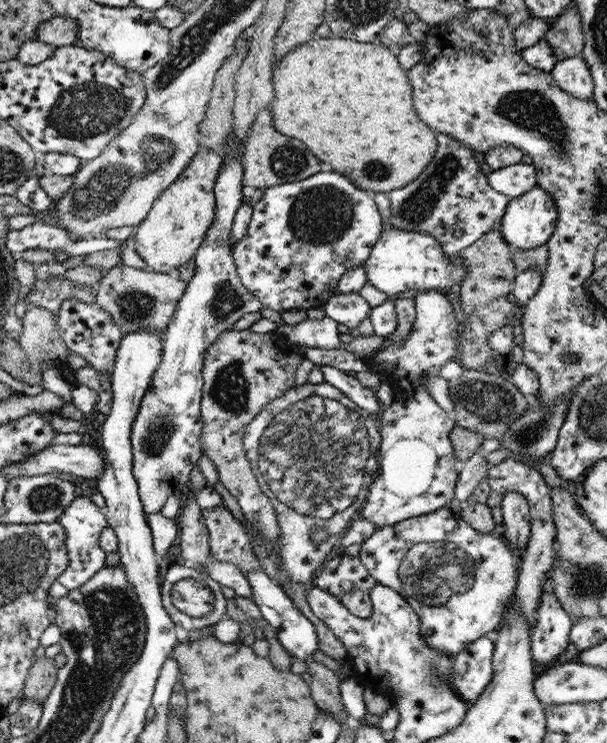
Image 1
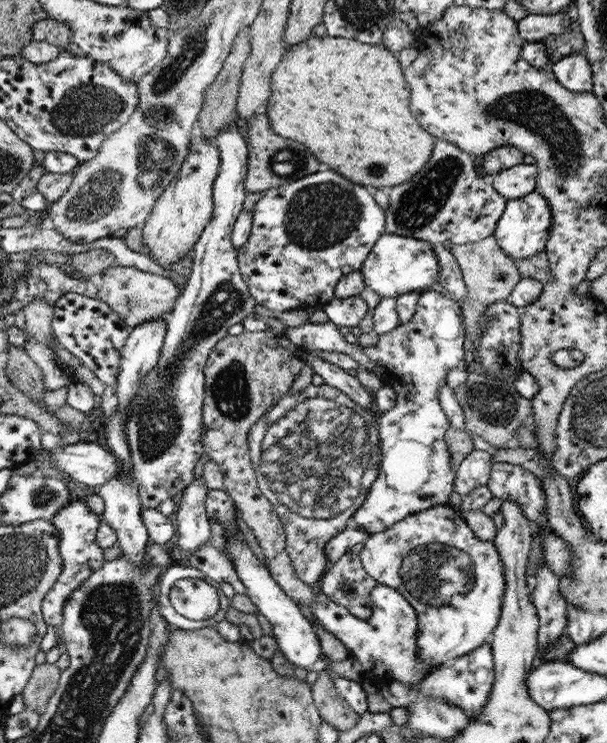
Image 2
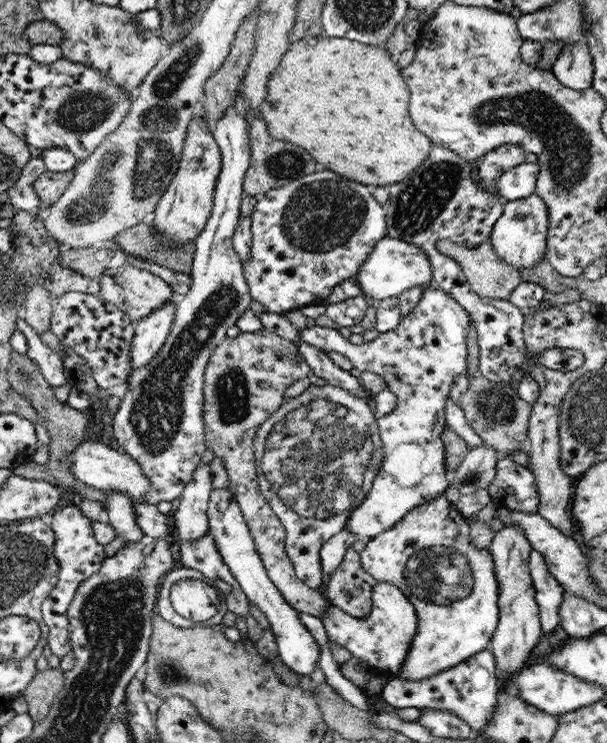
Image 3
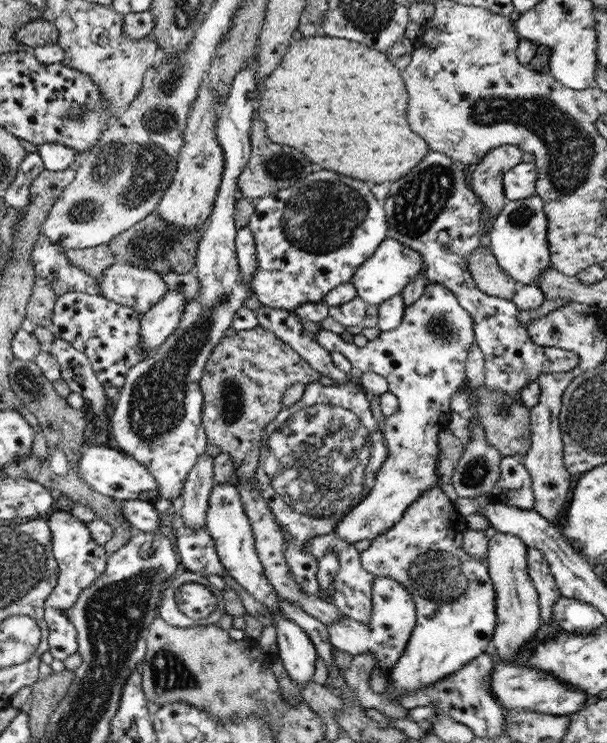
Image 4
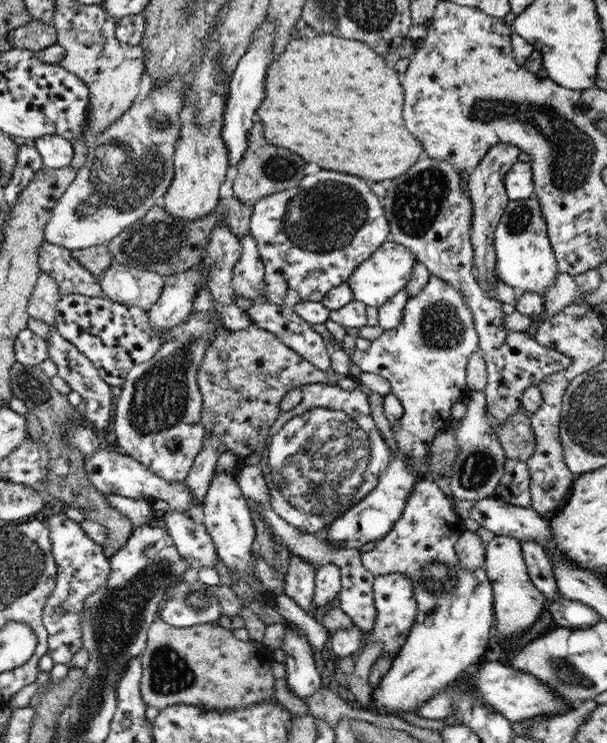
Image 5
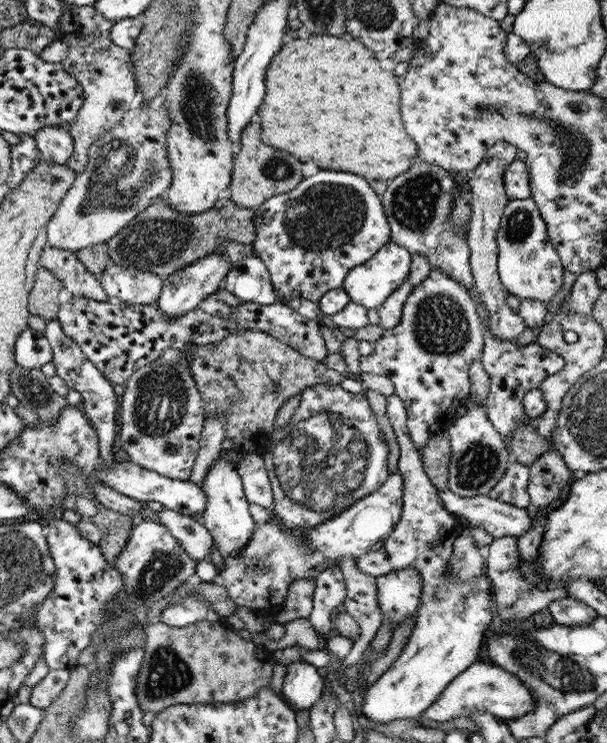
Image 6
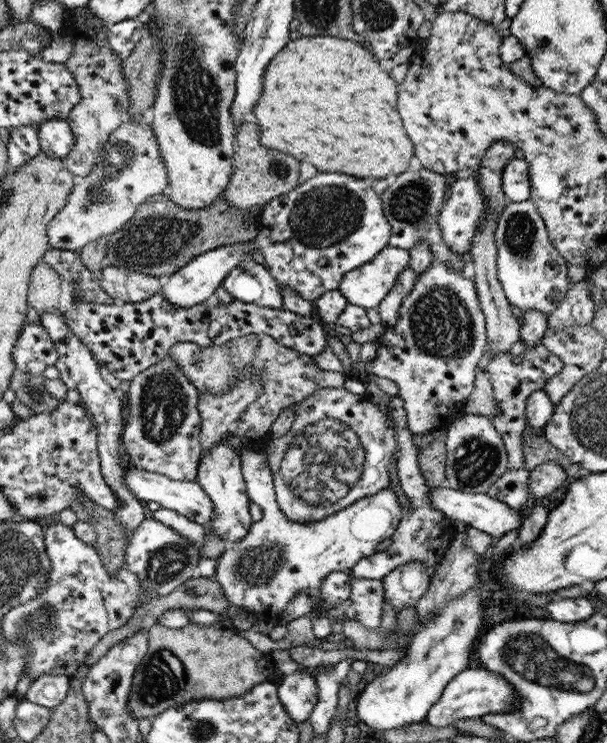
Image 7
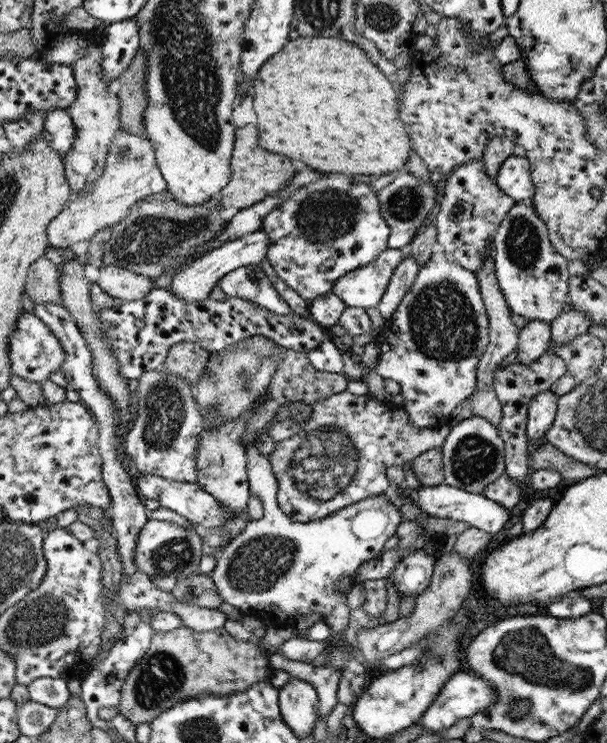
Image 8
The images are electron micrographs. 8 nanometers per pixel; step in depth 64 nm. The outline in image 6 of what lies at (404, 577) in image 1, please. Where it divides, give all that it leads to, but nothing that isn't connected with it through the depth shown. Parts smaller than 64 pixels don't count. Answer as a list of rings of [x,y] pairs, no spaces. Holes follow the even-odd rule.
[[[395,394],[390,395],[387,397],[387,405],[386,405],[386,414],[388,414],[390,423],[397,429],[396,440],[398,441],[400,447],[400,457],[398,461],[397,471],[401,474],[401,477],[404,481],[404,488],[403,488],[403,509],[401,512],[401,519],[399,523],[393,528],[392,534],[384,541],[384,545],[374,552],[367,552],[364,556],[360,556],[357,558],[356,566],[360,572],[364,574],[368,574],[370,576],[384,576],[392,571],[402,570],[403,568],[414,567],[420,573],[422,582],[423,582],[423,592],[421,593],[421,605],[417,609],[416,612],[416,622],[414,628],[411,632],[411,635],[406,642],[400,657],[387,672],[384,672],[374,684],[370,685],[366,689],[366,694],[364,695],[364,700],[362,704],[362,721],[365,722],[392,722],[393,720],[406,720],[406,719],[414,719],[418,718],[419,716],[424,715],[424,711],[432,705],[432,703],[436,702],[440,697],[440,694],[448,687],[448,684],[452,683],[452,680],[456,678],[456,676],[465,672],[472,664],[478,662],[481,658],[481,653],[483,651],[482,644],[484,644],[484,636],[486,636],[486,630],[488,630],[489,625],[492,622],[493,611],[491,610],[492,601],[490,599],[490,579],[486,579],[484,576],[484,572],[481,573],[479,576],[474,577],[472,580],[465,580],[464,582],[453,582],[451,580],[451,576],[449,576],[449,558],[452,554],[453,549],[453,542],[465,531],[467,525],[463,522],[460,518],[456,517],[455,515],[451,515],[444,507],[443,504],[440,502],[439,499],[439,489],[436,488],[432,483],[431,480],[428,478],[428,475],[425,473],[423,469],[423,462],[421,461],[421,456],[419,450],[416,448],[412,437],[401,428],[405,426],[406,419],[407,419],[407,408],[405,407],[404,401]]]

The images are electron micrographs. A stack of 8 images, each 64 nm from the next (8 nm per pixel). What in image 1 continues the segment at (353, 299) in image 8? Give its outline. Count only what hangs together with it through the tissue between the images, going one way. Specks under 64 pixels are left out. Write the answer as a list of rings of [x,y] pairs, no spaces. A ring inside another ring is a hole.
[[[395,229],[383,232],[372,247],[363,266],[366,269],[368,283],[393,299],[415,292],[432,290],[448,292],[448,289],[452,289],[455,284],[461,285],[466,278],[461,254],[457,254],[455,258],[449,258],[442,250],[441,244],[427,232],[408,232]]]

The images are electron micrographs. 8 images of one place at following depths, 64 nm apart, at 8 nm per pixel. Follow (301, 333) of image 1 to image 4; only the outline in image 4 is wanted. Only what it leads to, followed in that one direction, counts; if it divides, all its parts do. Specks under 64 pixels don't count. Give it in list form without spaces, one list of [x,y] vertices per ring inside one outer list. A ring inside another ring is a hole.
[[[430,282],[422,297],[405,307],[400,324],[391,331],[381,332],[365,347],[348,343],[326,329],[313,332],[313,337],[329,353],[343,354],[362,372],[383,376],[399,402],[398,412],[380,424],[389,453],[377,472],[372,490],[335,526],[336,536],[348,543],[372,540],[392,528],[423,492],[439,486],[438,433],[448,430],[450,398],[466,382],[465,366],[476,344],[473,320],[454,293],[442,284]]]

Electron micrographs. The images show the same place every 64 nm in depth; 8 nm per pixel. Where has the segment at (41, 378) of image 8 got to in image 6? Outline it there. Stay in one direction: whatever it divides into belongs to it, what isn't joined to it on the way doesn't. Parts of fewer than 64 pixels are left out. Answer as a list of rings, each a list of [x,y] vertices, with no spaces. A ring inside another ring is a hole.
[[[26,327],[16,343],[18,366],[41,369],[53,360],[53,350],[45,331]]]

